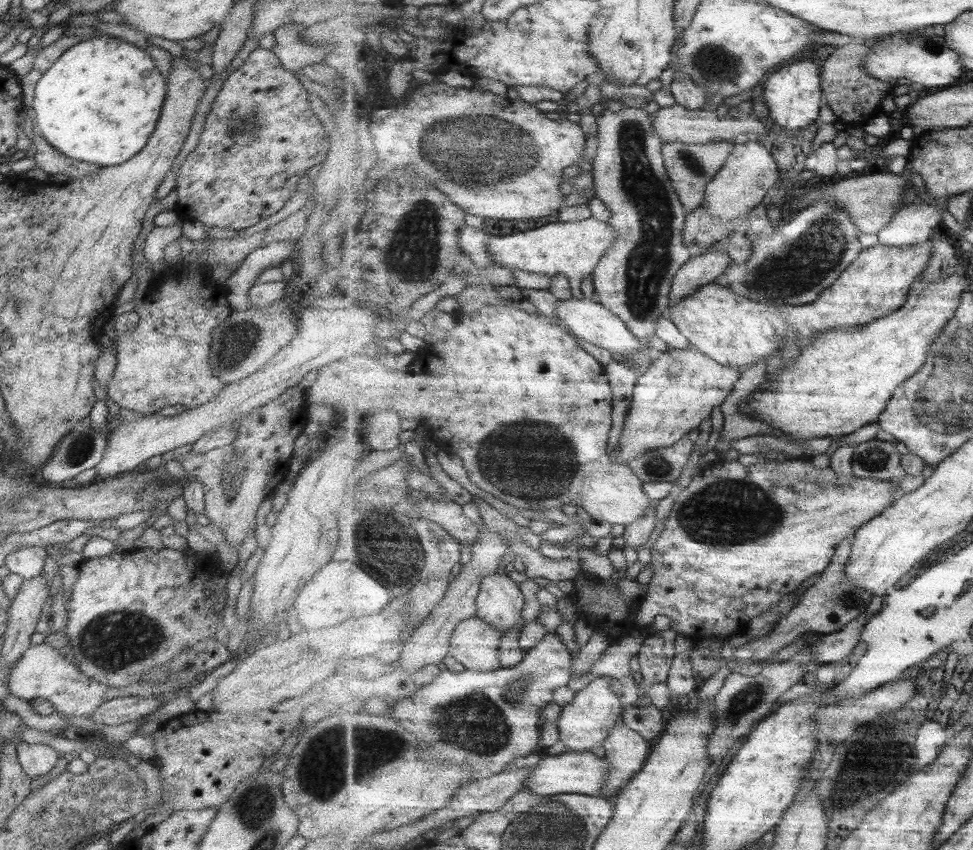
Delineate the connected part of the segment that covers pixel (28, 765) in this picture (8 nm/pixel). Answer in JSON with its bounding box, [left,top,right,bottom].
[16,741,60,779]

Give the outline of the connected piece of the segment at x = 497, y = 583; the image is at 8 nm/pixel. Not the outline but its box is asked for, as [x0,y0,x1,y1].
[478,572,526,634]

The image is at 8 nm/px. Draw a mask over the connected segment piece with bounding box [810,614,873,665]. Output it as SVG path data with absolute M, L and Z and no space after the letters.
M862 614L858 620L850 623L846 630L837 633L825 635L821 641L815 642L812 647L815 652L813 655L820 664L831 664L844 660L846 656L850 656L854 652L854 648L862 642L866 626L870 624L873 616Z

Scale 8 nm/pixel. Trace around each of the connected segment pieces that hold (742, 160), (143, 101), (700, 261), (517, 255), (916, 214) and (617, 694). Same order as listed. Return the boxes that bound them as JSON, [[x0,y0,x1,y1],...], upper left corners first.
[[702,140,780,224],[32,36,167,167],[671,250,734,308],[488,217,619,299],[879,197,950,247],[557,677,625,751]]

